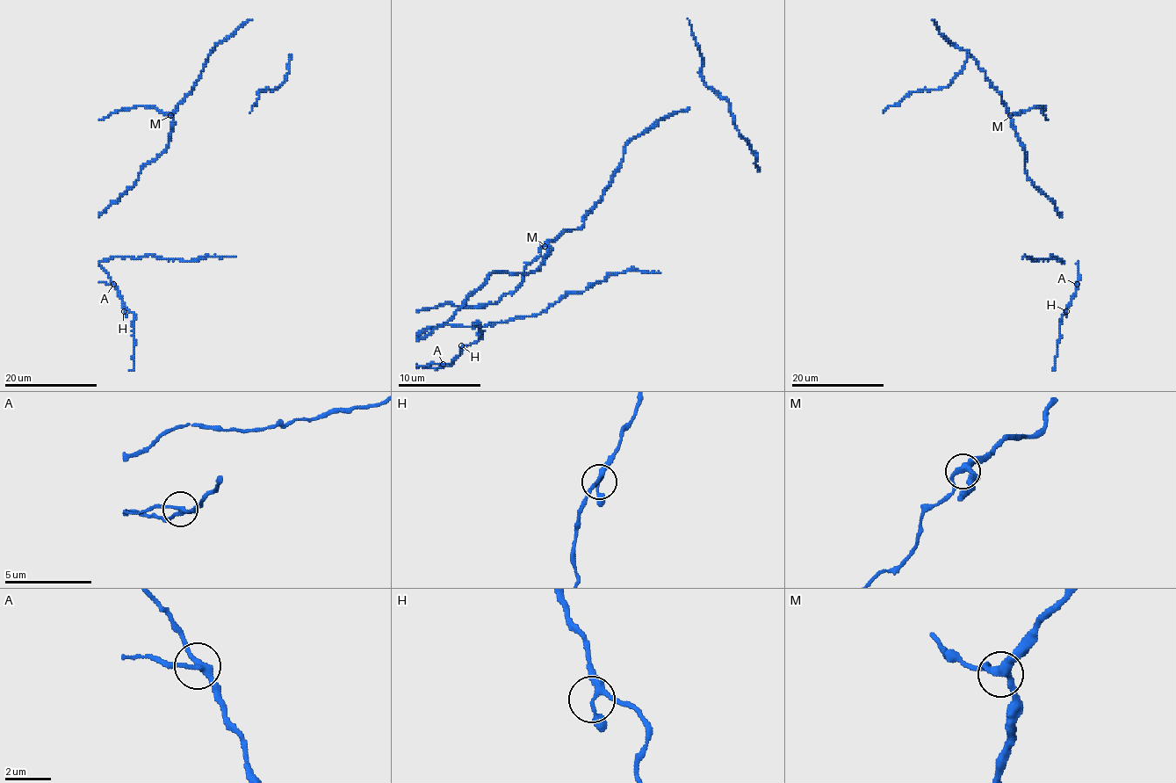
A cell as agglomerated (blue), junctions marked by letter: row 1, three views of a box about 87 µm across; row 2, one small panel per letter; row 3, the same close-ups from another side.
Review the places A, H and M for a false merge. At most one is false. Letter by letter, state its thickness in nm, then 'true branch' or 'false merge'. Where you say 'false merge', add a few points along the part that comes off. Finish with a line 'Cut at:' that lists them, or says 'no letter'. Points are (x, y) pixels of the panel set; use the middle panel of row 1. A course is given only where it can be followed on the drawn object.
A: 200 nm thick; false merge
H: 200 nm thick; true branch
M: 320 nm thick; true branch
Cut at: A

